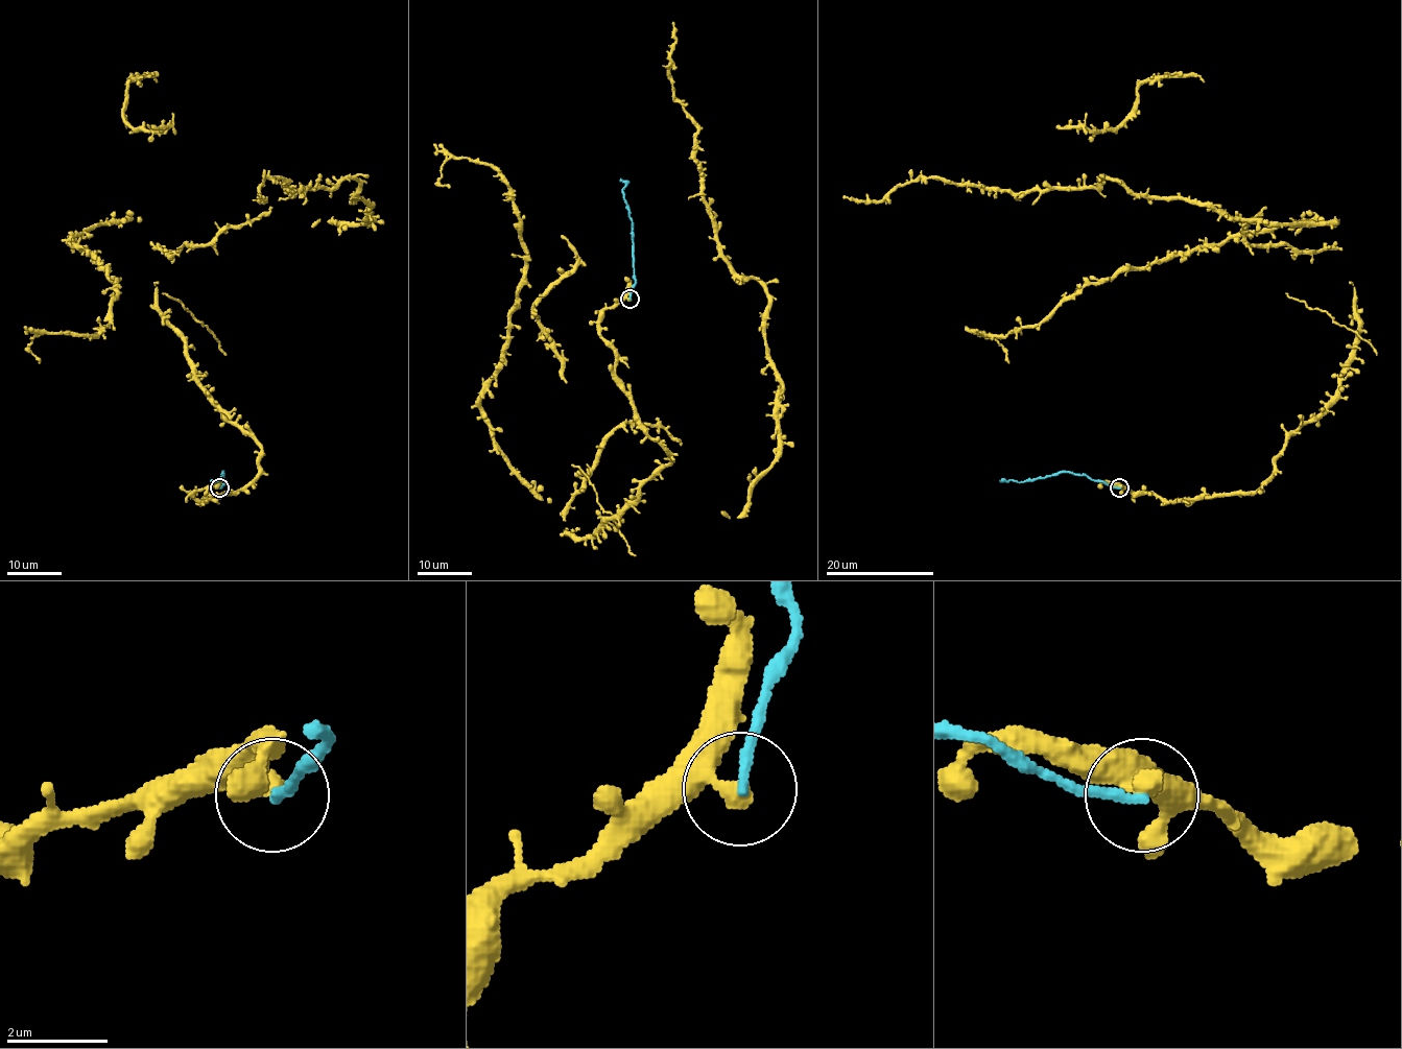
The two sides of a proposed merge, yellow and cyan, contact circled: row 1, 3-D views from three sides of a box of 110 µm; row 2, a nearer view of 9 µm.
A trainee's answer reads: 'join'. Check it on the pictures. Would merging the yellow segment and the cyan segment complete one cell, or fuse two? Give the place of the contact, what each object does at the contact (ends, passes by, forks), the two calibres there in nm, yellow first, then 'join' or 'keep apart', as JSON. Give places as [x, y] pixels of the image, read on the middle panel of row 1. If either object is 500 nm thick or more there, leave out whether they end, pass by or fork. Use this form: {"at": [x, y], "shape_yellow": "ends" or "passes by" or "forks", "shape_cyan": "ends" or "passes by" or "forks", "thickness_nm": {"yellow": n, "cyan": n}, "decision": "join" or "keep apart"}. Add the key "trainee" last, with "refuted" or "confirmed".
{"at": [630, 299], "shape_yellow": "ends", "shape_cyan": "ends", "thickness_nm": {"yellow": 380, "cyan": 190}, "decision": "keep apart", "trainee": "refuted"}

